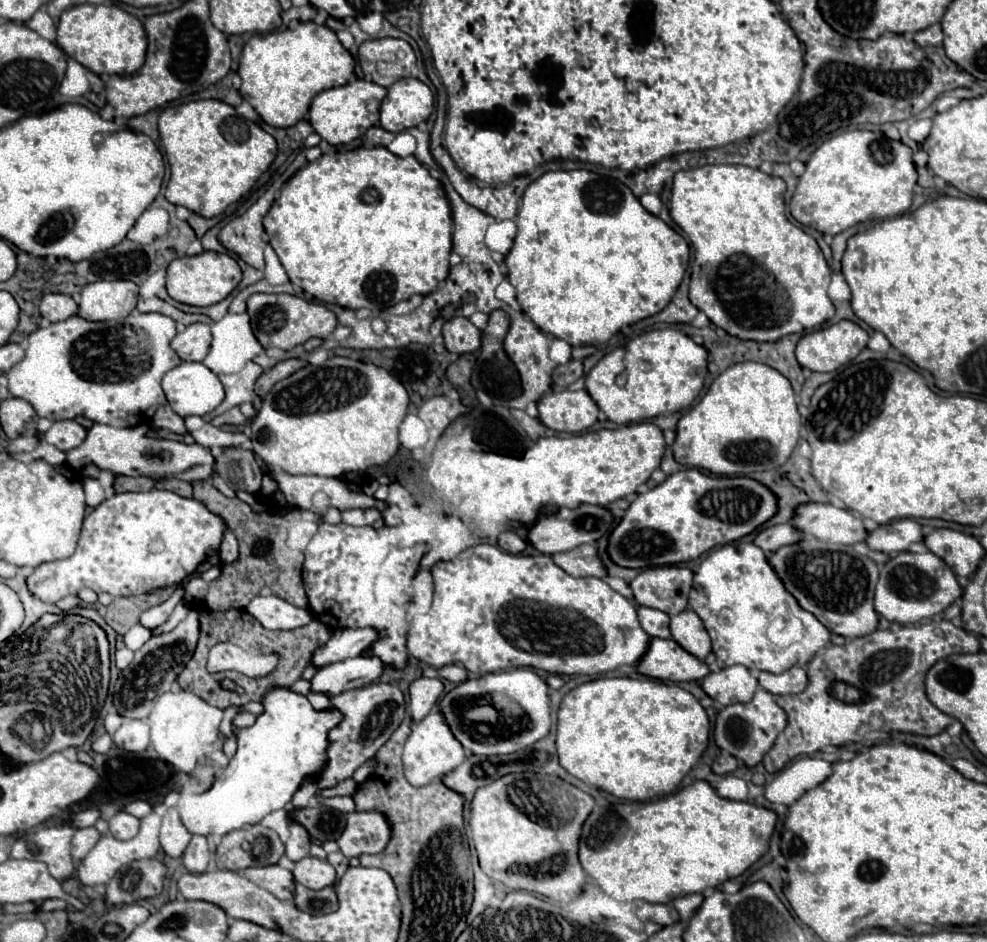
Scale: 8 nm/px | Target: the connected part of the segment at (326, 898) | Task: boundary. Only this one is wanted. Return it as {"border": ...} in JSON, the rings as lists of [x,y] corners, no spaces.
{"border":[[[296,885],[296,897],[294,897],[298,909],[310,913],[310,915],[320,915],[320,913],[332,913],[338,907],[336,891],[334,885],[324,887],[320,891],[312,891],[308,887]]]}

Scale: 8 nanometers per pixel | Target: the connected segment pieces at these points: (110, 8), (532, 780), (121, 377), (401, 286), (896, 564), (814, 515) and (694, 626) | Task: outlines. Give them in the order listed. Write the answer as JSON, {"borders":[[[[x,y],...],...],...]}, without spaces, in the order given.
{"borders":[[[[117,4],[68,7],[60,15],[56,43],[68,57],[96,75],[130,75],[142,67],[146,55],[146,31],[142,23]]],[[[508,773],[480,787],[470,803],[470,829],[482,871],[514,891],[532,891],[554,901],[570,901],[580,893],[588,875],[578,863],[578,839],[594,799],[574,785],[546,773]]],[[[137,307],[126,319],[122,319],[122,325],[120,321],[92,323],[80,319],[80,315],[72,315],[66,321],[52,323],[46,329],[36,329],[30,333],[26,357],[6,373],[8,389],[12,397],[26,399],[38,417],[46,417],[50,421],[86,417],[112,427],[134,427],[148,423],[156,409],[166,403],[160,387],[162,375],[180,363],[180,357],[170,347],[174,335],[176,323],[170,317],[162,313],[142,313]]],[[[374,147],[374,149],[354,149],[354,151],[338,151],[332,155],[322,155],[314,163],[306,163],[280,191],[280,197],[272,203],[270,211],[264,217],[264,229],[270,235],[270,245],[276,251],[282,267],[286,269],[290,281],[298,287],[302,287],[306,293],[316,297],[318,301],[324,303],[338,303],[348,309],[360,309],[366,307],[374,313],[386,311],[394,307],[396,303],[412,297],[412,295],[428,295],[432,293],[446,277],[450,271],[450,251],[452,251],[452,217],[450,217],[450,207],[448,199],[440,187],[440,183],[416,161],[416,157],[396,157],[392,155],[386,147]]],[[[902,551],[880,569],[880,579],[874,595],[874,609],[886,621],[910,625],[922,619],[930,619],[932,615],[944,611],[960,595],[962,589],[956,581],[954,571],[938,555],[930,551],[928,553]]],[[[800,503],[794,509],[792,527],[804,535],[812,535],[820,541],[854,545],[866,539],[862,521],[830,503]]],[[[692,609],[674,615],[670,619],[670,631],[672,631],[672,639],[696,659],[704,661],[704,657],[710,653],[710,637],[700,617]]]]}

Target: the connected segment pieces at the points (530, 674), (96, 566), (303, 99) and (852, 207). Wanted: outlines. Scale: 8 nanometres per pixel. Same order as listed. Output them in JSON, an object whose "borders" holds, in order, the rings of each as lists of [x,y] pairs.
{"borders":[[[[512,669],[466,679],[438,701],[438,711],[452,735],[474,755],[516,753],[546,737],[550,731],[548,685],[530,669]]],[[[152,489],[148,493],[118,493],[92,511],[82,525],[82,535],[78,547],[72,557],[52,563],[38,565],[28,577],[28,591],[44,603],[56,603],[66,595],[76,595],[80,589],[90,587],[96,593],[116,595],[138,595],[156,587],[176,585],[186,575],[190,575],[200,561],[204,561],[204,553],[208,549],[218,549],[224,533],[224,521],[210,513],[196,499],[180,497],[172,491]]],[[[312,21],[300,23],[296,29],[284,29],[274,33],[262,33],[250,37],[250,41],[244,45],[239,59],[237,70],[242,77],[240,95],[244,101],[248,101],[256,113],[262,117],[264,123],[272,127],[292,127],[300,119],[308,115],[310,101],[316,93],[332,87],[346,85],[354,78],[355,59],[342,47],[336,33],[326,25],[316,25]]],[[[848,131],[838,137],[828,139],[822,143],[806,163],[806,171],[800,175],[794,197],[790,201],[790,213],[792,217],[806,225],[814,227],[820,233],[836,235],[848,227],[854,227],[862,221],[870,219],[884,219],[884,217],[896,217],[910,209],[914,185],[916,185],[918,173],[912,163],[912,151],[900,141],[890,141],[882,133],[874,131]]]]}

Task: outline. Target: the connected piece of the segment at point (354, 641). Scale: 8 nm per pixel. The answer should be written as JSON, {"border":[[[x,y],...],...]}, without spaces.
{"border":[[[366,627],[366,629],[340,629],[330,637],[330,641],[324,647],[318,647],[312,653],[312,665],[326,667],[328,663],[338,663],[340,659],[356,657],[364,649],[368,649],[374,639],[376,639],[376,631],[370,627]]]}

